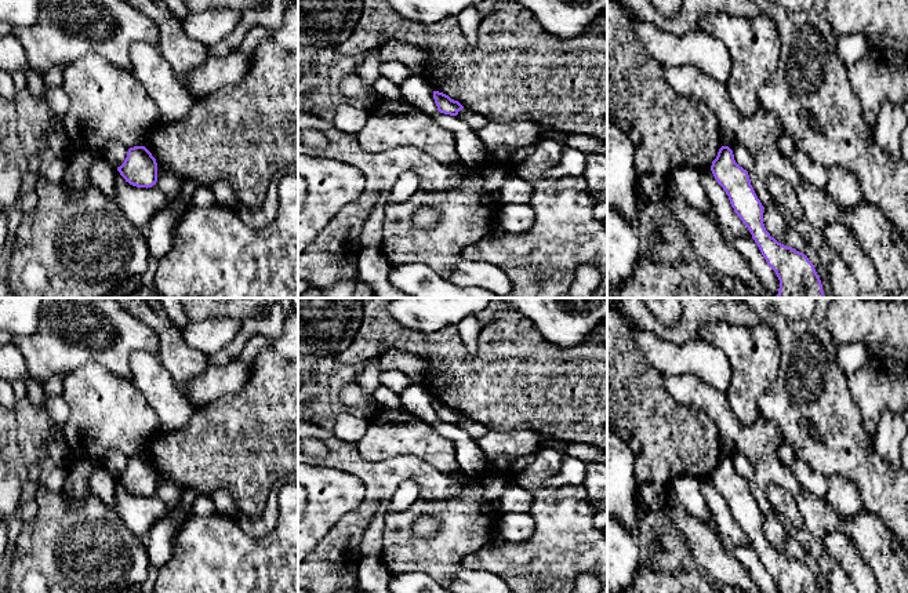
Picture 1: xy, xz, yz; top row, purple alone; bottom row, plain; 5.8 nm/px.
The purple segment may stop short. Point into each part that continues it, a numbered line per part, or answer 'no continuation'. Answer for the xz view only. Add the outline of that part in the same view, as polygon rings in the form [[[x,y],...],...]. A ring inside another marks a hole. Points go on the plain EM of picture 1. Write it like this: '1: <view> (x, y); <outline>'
no continuation

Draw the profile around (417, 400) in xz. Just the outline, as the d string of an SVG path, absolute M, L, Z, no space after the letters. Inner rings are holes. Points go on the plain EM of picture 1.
M414 382L404 390L400 394L400 400L404 412L418 416L431 425L439 421L433 408L433 397L421 382Z

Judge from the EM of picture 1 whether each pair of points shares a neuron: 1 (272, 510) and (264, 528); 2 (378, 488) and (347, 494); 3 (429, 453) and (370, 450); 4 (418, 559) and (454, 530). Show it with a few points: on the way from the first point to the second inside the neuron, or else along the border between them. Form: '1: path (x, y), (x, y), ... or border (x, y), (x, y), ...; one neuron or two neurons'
1: path (271, 515), (264, 524); one neuron
2: border (341, 469), (364, 488), (363, 499), (344, 516); two neurons
3: path (414, 444), (385, 444); one neuron
4: path (427, 555), (446, 538); one neuron

